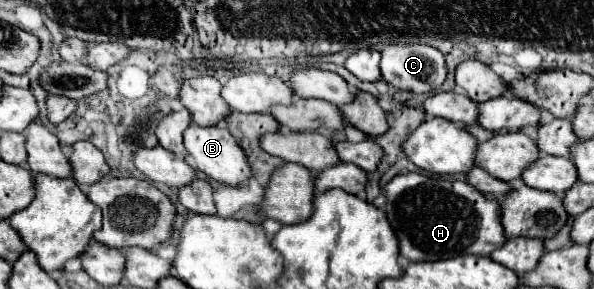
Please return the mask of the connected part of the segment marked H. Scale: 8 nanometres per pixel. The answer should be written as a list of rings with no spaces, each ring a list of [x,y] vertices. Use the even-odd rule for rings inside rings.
[[[404,173],[384,187],[384,195],[384,213],[398,237],[400,255],[410,261],[438,261],[464,253],[488,257],[506,241],[502,223],[498,221],[498,201],[478,193],[464,181]]]

